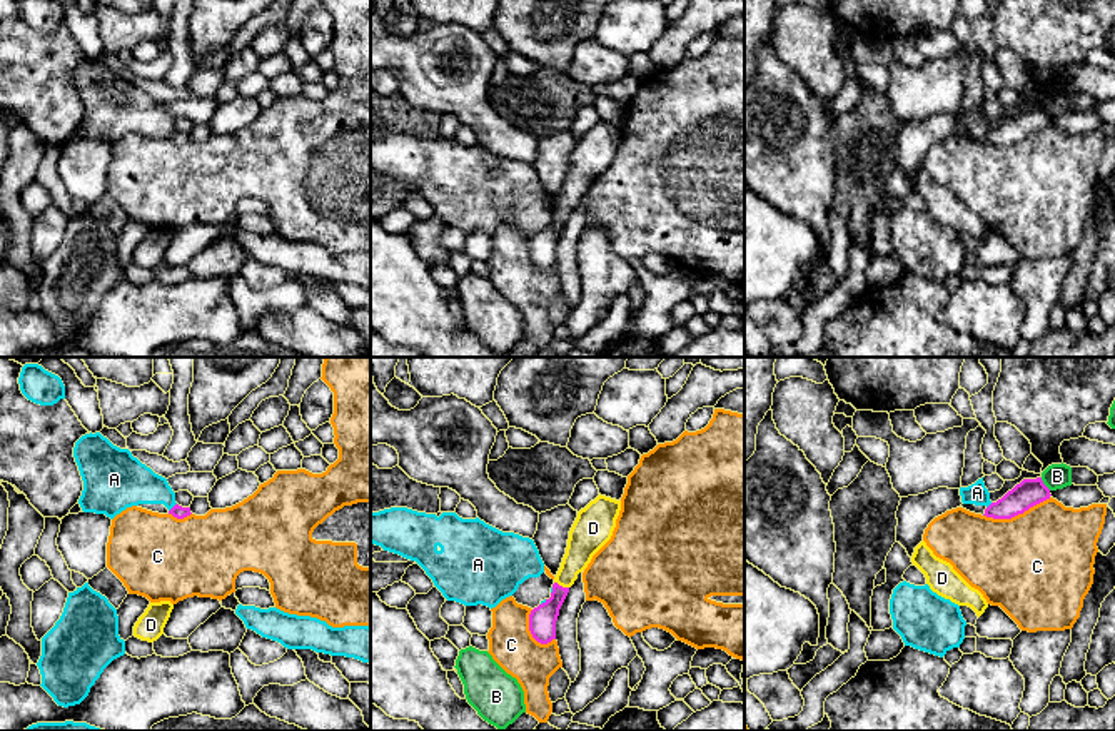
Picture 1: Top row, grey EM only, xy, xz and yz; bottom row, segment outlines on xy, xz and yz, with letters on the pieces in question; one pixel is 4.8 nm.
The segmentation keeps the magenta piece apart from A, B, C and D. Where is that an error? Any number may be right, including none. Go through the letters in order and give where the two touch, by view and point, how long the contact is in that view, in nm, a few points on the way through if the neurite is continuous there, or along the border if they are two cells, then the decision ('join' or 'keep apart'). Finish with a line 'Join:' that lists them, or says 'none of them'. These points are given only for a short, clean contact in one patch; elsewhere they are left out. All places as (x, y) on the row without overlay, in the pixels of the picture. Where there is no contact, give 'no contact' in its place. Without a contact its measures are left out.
A: xy (172, 134) | 60 nm | along xy (176, 129), (169, 137) | keep apart
B: yz (1044, 110) | 80 nm | along yz (1040, 104), (1050, 115) | keep apart
C: yz (1017, 141) | 340 nm | keep apart
D: xz (561, 212) | 80 nm | join
Join: D

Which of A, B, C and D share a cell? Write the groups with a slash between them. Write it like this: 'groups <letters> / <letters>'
groups A / B / C / D

